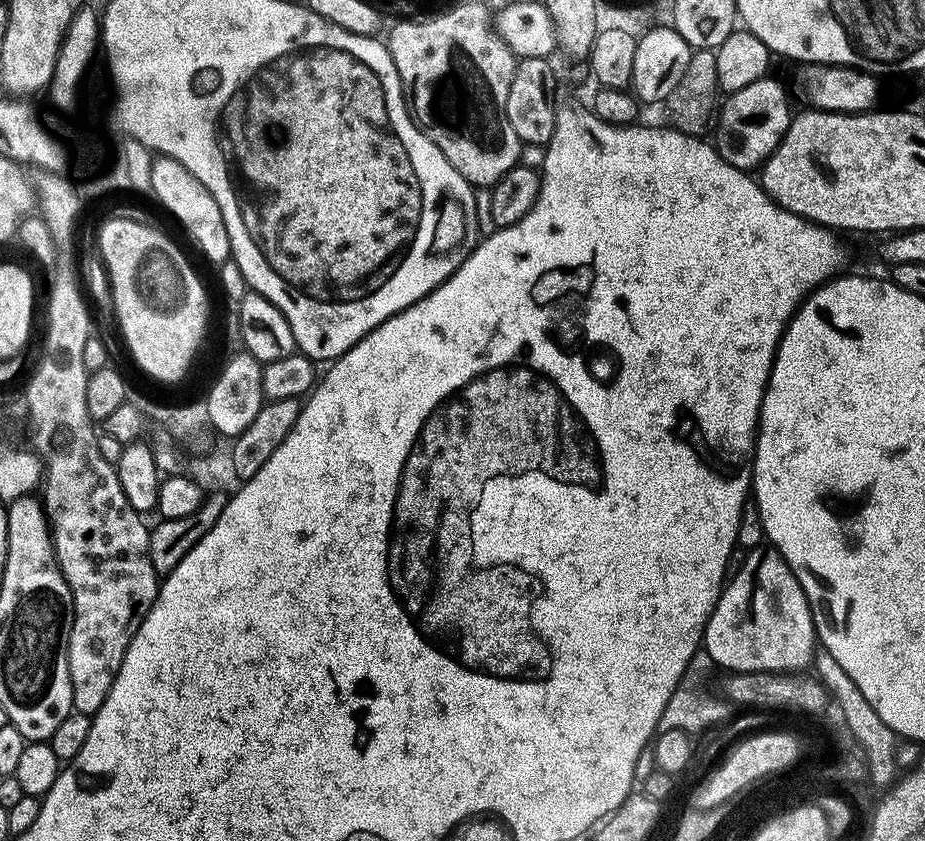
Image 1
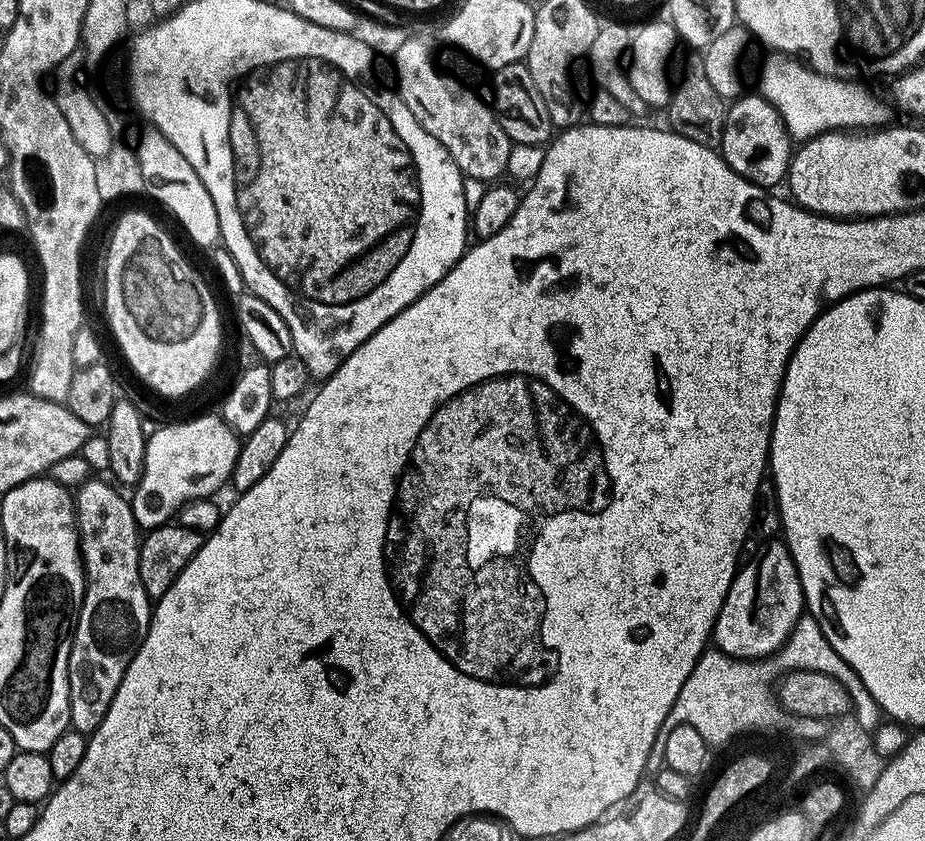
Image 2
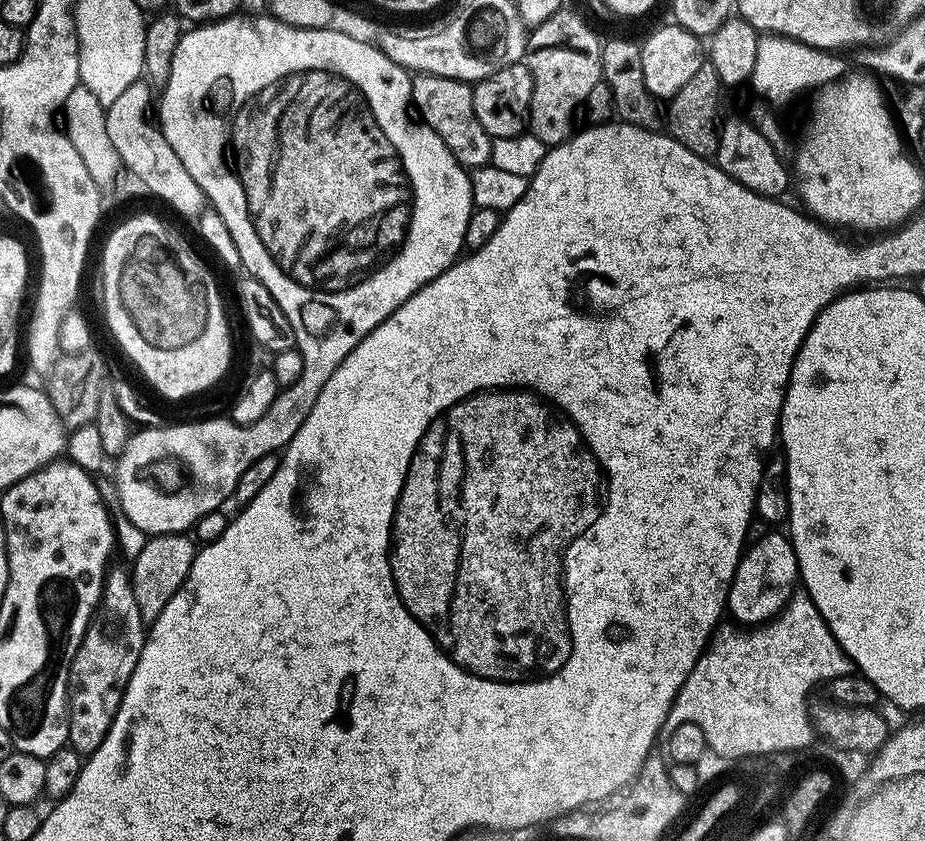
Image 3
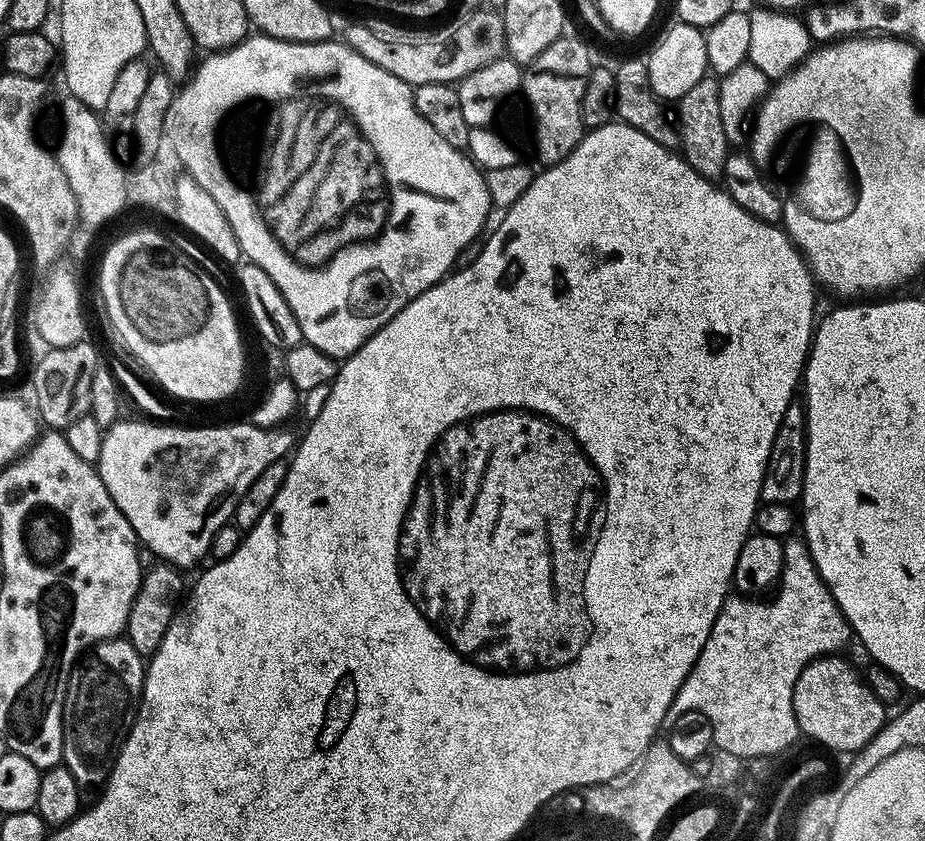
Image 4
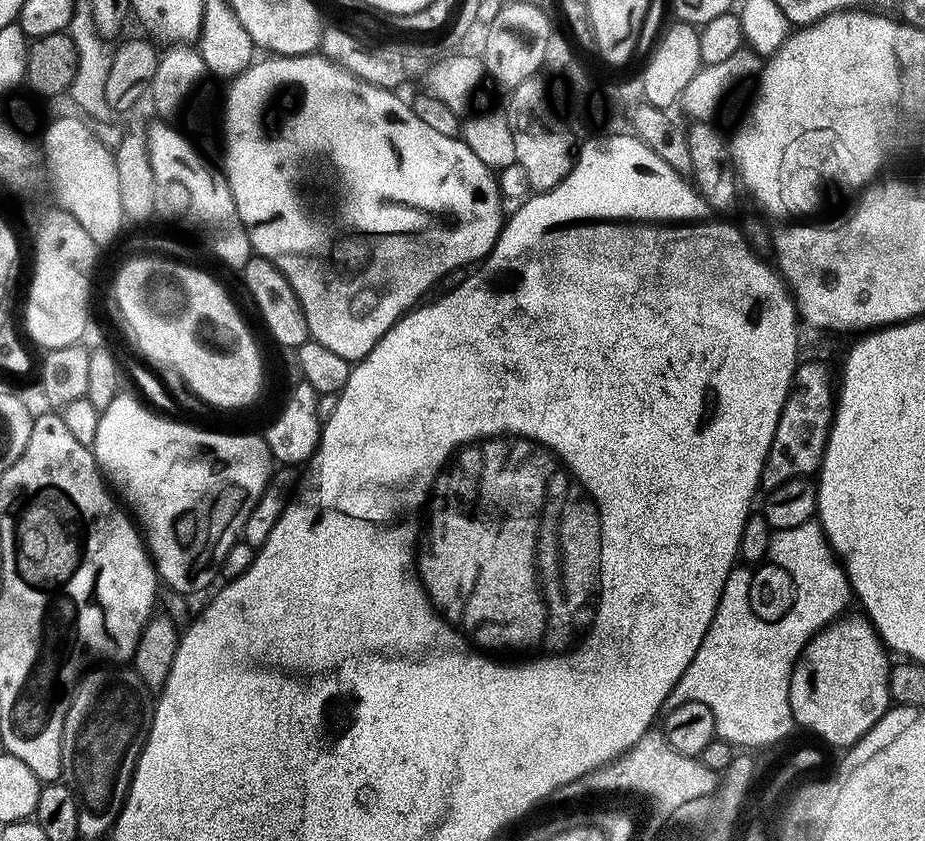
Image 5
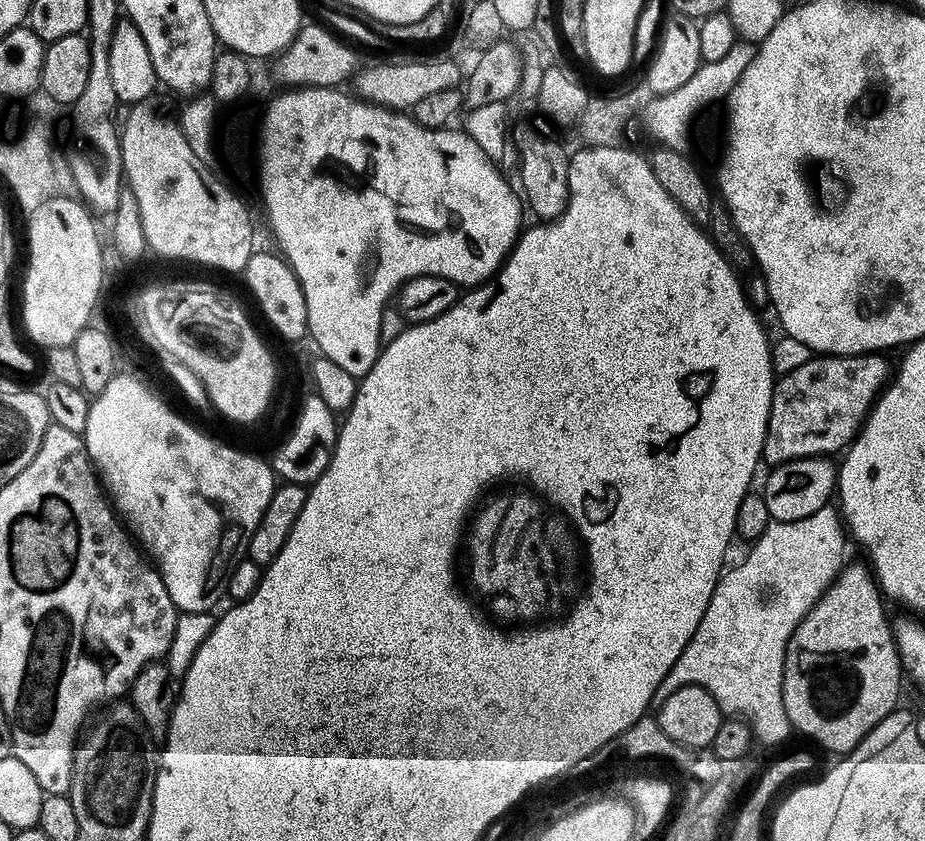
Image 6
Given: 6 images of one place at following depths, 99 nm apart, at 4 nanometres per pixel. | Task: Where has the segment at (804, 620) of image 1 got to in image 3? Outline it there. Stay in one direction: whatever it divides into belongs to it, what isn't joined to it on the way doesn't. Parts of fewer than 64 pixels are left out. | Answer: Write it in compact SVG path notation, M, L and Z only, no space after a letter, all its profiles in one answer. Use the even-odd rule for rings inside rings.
M770 530L760 541L747 546L740 557L740 565L728 591L727 611L737 625L759 626L767 624L787 606L798 588L800 567L791 539L783 531Z

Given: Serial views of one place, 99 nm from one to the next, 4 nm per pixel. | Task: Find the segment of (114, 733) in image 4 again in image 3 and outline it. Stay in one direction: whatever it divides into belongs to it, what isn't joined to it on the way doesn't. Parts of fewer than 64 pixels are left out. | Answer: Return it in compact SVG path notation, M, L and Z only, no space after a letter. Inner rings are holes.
M113 567L104 577L100 606L68 667L68 744L81 754L102 746L120 709L124 688L138 666L146 635L146 622L134 602L132 578L127 567Z

